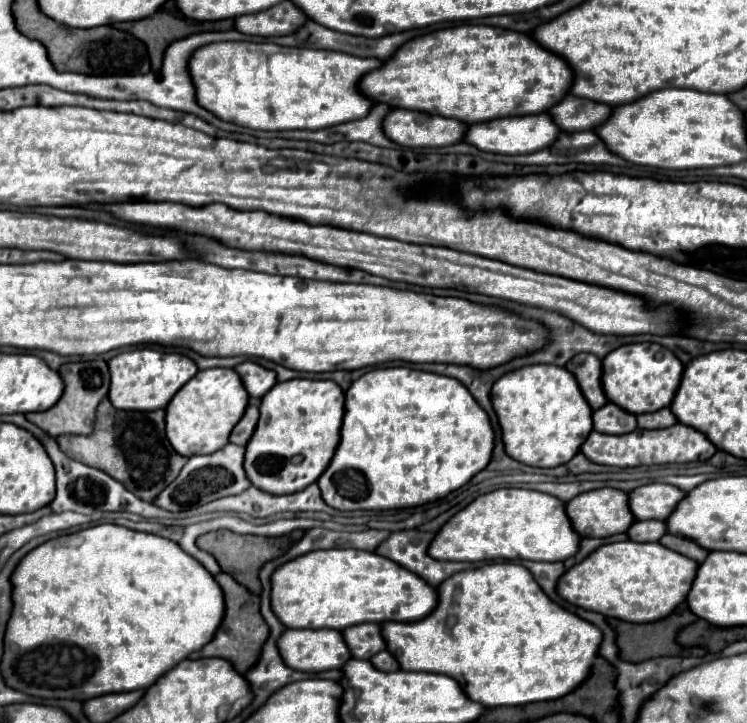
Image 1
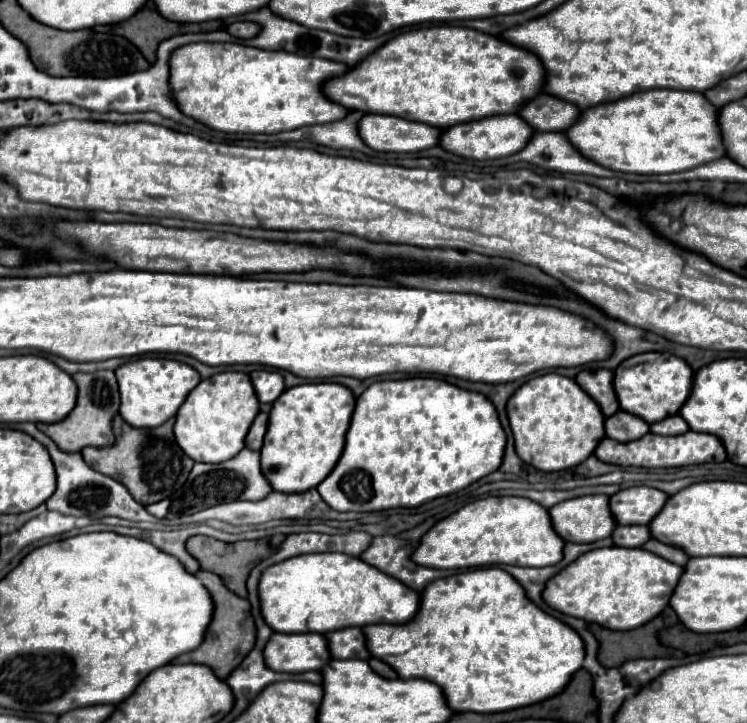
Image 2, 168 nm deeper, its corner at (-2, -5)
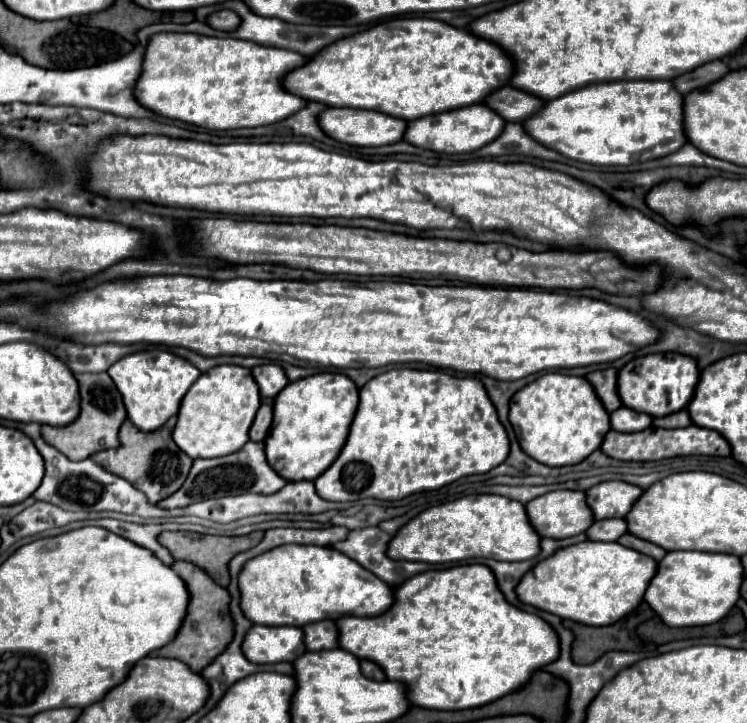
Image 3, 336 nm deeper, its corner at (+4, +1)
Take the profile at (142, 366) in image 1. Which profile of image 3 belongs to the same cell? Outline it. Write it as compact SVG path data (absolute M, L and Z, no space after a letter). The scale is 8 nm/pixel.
M144 350L120 358L114 366L110 366L108 374L122 394L124 406L128 410L128 420L132 420L132 424L140 430L152 432L164 426L168 418L178 414L180 402L200 376L200 370L196 370L196 366L192 366L188 360L166 350Z

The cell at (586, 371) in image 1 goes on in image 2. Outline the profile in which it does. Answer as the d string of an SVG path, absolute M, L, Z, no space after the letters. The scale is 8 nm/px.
M606 368L582 370L576 376L576 382L600 406L604 416L612 416L614 412L620 410L614 394L614 386L612 386L612 370L606 370Z

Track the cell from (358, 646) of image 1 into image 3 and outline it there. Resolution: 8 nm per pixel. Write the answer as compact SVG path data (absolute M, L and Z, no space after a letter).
M332 620L312 622L304 626L302 632L304 632L304 646L312 652L338 648L338 628Z

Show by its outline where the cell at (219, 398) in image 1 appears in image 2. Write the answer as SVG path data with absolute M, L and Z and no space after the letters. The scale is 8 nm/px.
M220 372L206 378L190 392L186 404L176 414L176 444L194 462L224 462L244 448L244 436L258 414L258 398L244 372Z

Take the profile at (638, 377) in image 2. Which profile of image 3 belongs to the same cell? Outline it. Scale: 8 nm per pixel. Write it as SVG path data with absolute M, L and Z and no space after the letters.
M648 354L644 358L634 358L628 362L618 374L618 390L624 406L646 412L650 416L674 414L676 410L684 410L694 396L694 388L698 384L700 370L696 358L684 354Z

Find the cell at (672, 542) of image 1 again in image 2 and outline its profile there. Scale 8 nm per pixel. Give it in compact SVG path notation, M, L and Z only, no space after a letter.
M654 538L648 540L642 548L650 550L650 552L654 552L654 554L658 554L658 556L662 556L662 558L666 558L666 560L678 564L678 566L684 566L684 564L688 564L688 560L690 560L690 556L688 556L684 550L674 548L674 546L668 546L668 544L662 544L662 542L654 540Z

